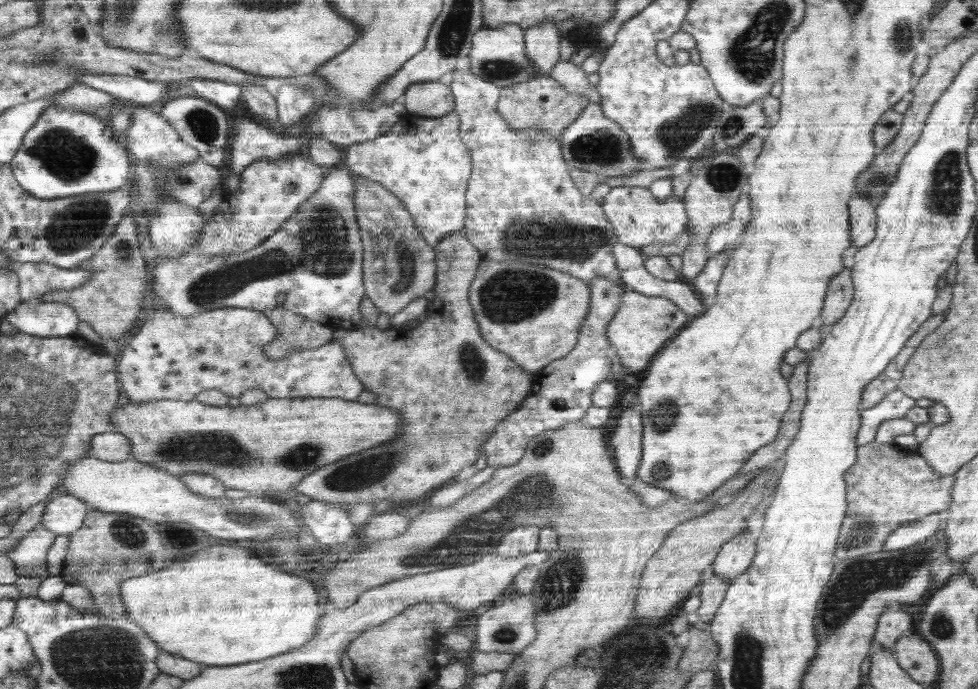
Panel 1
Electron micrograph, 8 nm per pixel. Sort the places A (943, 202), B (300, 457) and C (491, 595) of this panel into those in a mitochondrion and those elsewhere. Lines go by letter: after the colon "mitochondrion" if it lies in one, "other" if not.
A: mitochondrion
B: mitochondrion
C: other

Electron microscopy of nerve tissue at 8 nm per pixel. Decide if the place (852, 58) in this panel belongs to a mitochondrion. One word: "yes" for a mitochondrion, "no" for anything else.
yes

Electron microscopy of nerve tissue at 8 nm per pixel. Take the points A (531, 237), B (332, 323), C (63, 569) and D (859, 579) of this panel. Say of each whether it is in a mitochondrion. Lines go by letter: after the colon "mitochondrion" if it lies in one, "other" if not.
A: mitochondrion
B: other
C: other
D: mitochondrion

